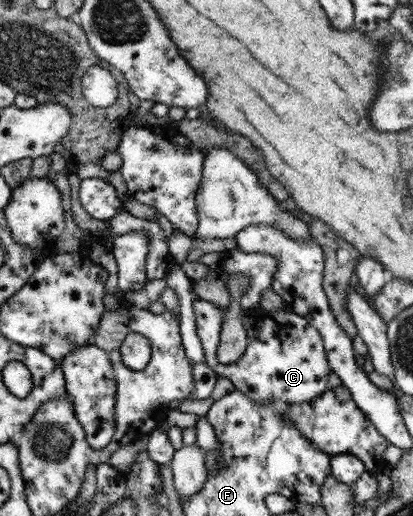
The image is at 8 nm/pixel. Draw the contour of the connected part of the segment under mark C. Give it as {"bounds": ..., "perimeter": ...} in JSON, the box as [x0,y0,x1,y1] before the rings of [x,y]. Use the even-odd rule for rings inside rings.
{"bounds":[193,298,331,404],"perimeter":[[[195,298],[193,310],[196,333],[204,350],[204,363],[208,364],[218,377],[226,376],[231,379],[236,388],[251,396],[257,404],[267,404],[276,400],[286,404],[301,404],[322,395],[328,389],[331,367],[323,337],[307,319],[297,313],[286,307],[268,312],[260,305],[243,309],[239,316],[248,332],[247,348],[238,361],[224,364],[218,360],[218,347],[226,312],[200,298]]]}

